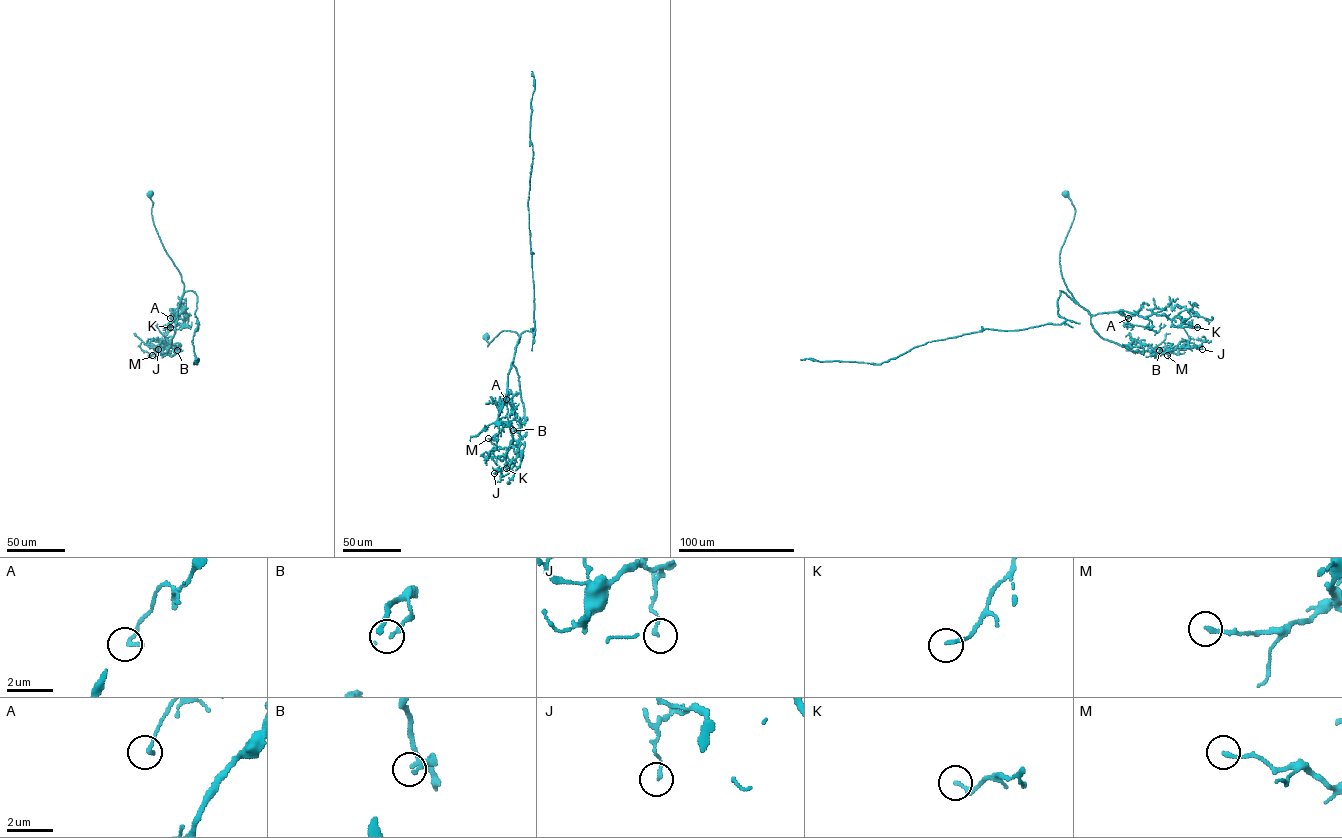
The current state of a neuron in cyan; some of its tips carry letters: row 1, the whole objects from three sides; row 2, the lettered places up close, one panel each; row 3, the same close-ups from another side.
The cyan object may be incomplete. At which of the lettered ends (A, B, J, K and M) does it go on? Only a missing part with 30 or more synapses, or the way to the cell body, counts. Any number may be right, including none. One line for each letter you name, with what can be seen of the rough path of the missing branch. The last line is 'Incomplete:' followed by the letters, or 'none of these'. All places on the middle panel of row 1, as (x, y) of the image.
Incomplete: none of these

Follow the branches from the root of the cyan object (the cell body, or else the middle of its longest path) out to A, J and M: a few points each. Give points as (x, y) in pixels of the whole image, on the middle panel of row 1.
A: (486, 336), (487, 346), (502, 330), (520, 337), (513, 362), (520, 392), (512, 398), (513, 410), (506, 399)
J: (486, 336), (487, 346), (502, 330), (520, 337), (497, 421), (509, 428), (512, 441), (504, 466), (494, 473)
M: (486, 336), (487, 346), (502, 330), (514, 331), (520, 337), (498, 417), (499, 432), (494, 439), (488, 438)

